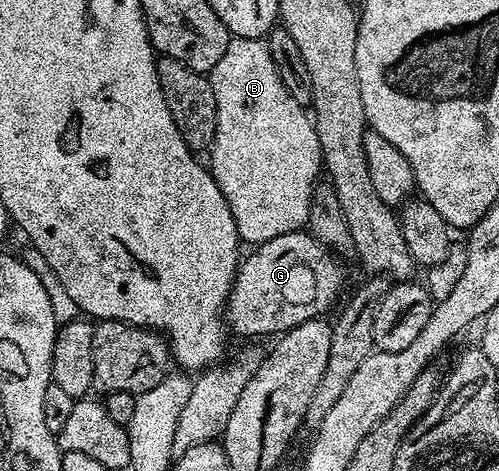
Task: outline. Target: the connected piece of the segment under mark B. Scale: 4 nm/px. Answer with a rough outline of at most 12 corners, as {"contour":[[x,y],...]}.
{"contour":[[260,38],[208,72],[239,239],[301,231],[324,166]]}

